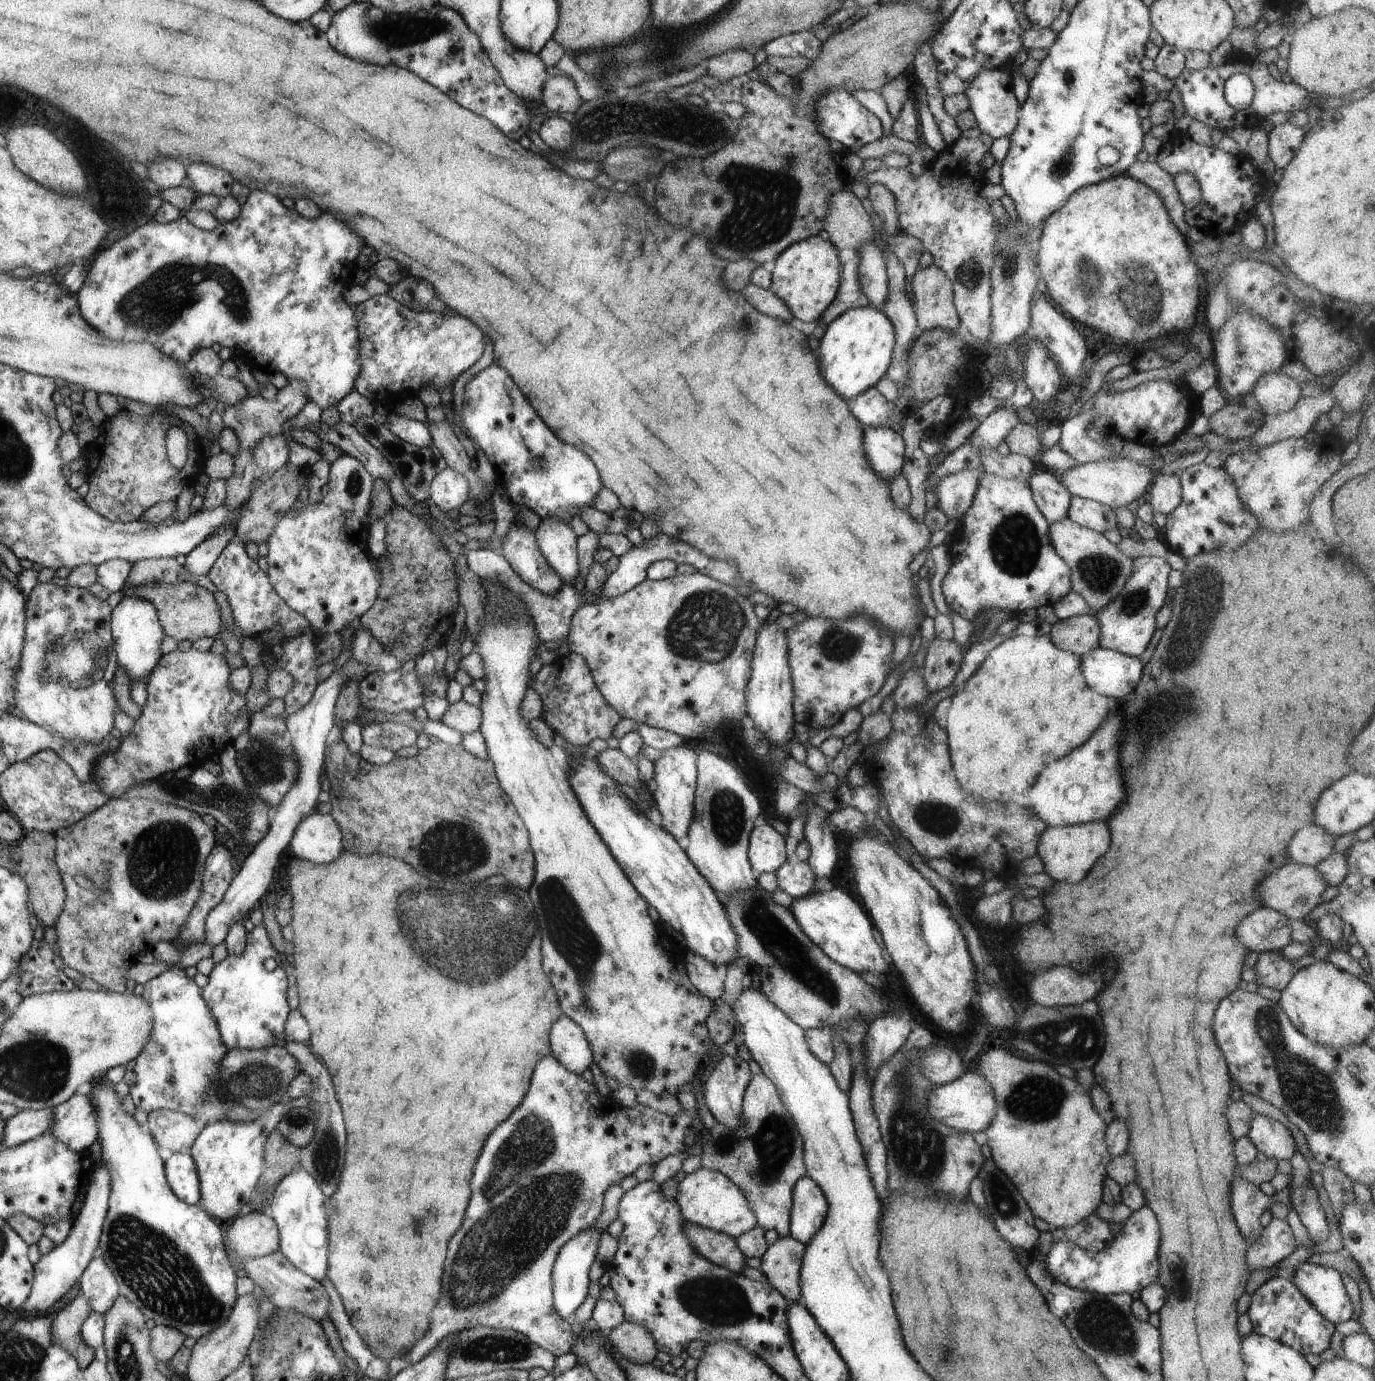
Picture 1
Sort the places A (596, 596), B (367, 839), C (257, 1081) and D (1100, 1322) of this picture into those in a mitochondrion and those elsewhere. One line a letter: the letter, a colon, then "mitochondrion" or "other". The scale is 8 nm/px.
A: other
B: other
C: mitochondrion
D: mitochondrion

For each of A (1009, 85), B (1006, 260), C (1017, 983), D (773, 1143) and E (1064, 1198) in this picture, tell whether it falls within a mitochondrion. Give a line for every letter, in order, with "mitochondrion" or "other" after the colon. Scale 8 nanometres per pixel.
A: other
B: mitochondrion
C: other
D: mitochondrion
E: other

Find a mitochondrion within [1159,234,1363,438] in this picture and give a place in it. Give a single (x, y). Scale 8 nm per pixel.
(1238, 344)

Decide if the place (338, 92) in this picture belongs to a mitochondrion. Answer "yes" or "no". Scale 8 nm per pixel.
no

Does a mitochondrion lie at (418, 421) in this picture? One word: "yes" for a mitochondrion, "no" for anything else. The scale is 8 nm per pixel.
no

